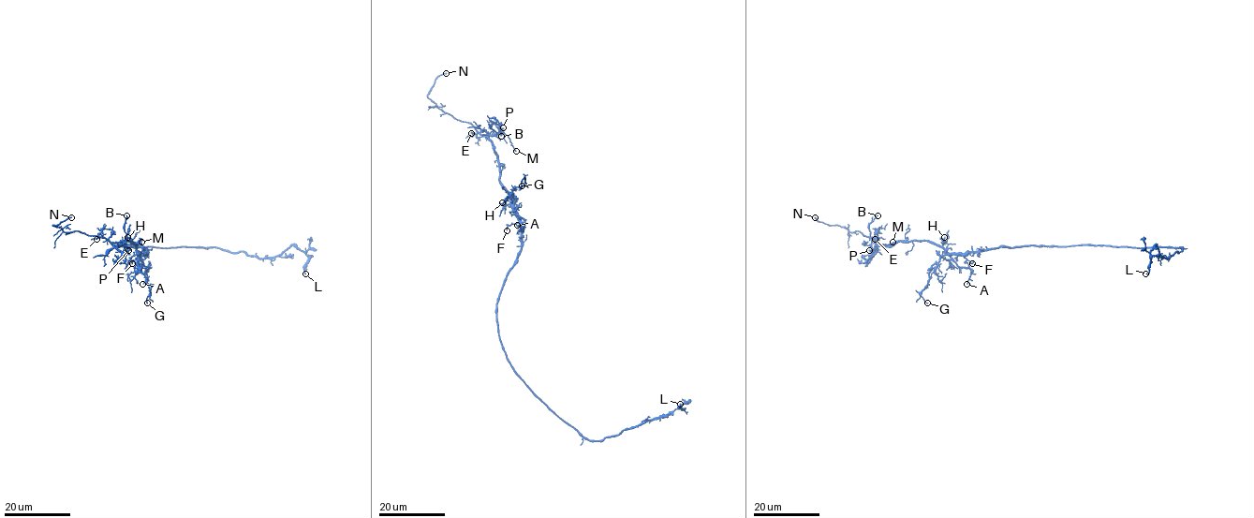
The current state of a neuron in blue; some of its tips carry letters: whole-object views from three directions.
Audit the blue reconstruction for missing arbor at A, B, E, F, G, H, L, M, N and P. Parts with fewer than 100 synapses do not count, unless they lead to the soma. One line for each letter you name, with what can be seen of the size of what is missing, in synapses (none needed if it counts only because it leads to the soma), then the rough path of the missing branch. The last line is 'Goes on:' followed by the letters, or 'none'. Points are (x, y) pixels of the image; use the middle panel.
N: missing branch runs (446, 73), (479, 69), (480, 72)
Goes on: N

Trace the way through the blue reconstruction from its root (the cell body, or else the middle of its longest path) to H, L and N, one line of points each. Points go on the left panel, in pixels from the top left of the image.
H: (122, 246), (142, 247), (146, 252), (139, 253), (137, 245), (127, 237)
L: (122, 246), (214, 247), (230, 252), (244, 251), (258, 258), (272, 258), (295, 245), (308, 257), (305, 273)
N: (122, 246), (146, 252), (139, 253), (126, 240), (112, 245), (105, 238), (52, 225), (71, 217)

